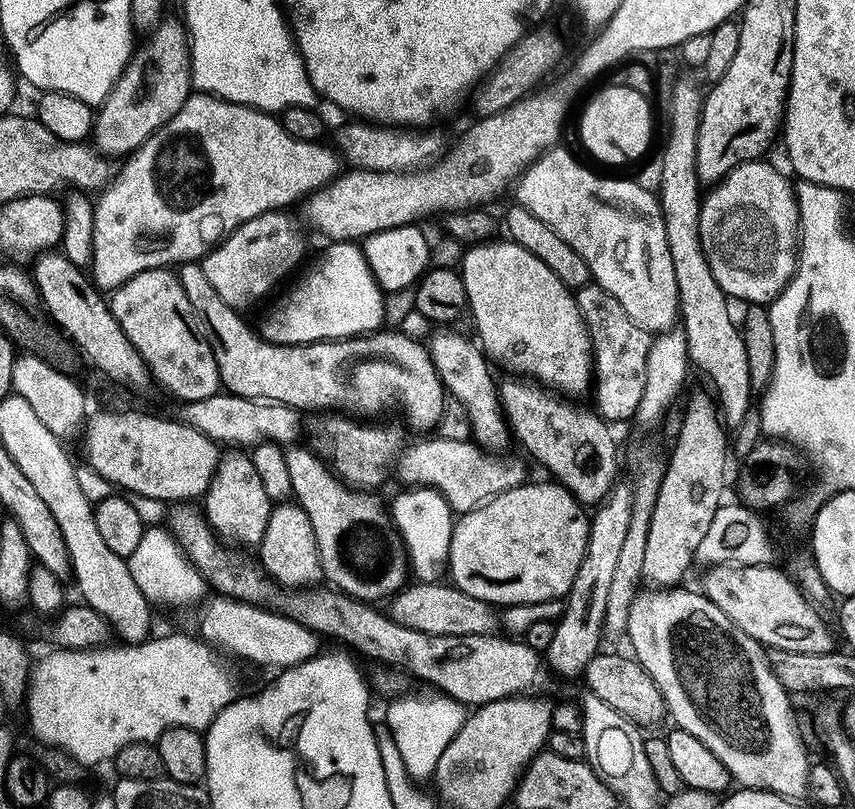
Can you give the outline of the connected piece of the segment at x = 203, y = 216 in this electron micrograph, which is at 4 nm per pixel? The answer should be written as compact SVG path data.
M199 91L195 94L189 94L182 110L178 110L178 114L174 114L157 132L150 134L150 138L146 138L146 142L142 142L142 146L131 153L121 164L124 165L121 166L120 173L117 176L115 173L109 179L106 187L97 195L101 196L95 197L92 209L94 242L92 243L90 279L101 290L121 288L130 278L134 278L139 272L145 272L151 268L168 268L169 266L199 261L207 256L221 240L229 236L235 228L250 222L250 218L261 216L264 212L287 209L289 207L287 204L294 203L296 199L299 201L301 198L307 197L308 193L315 192L323 184L329 184L331 180L336 179L342 168L341 157L327 143L301 140L288 133L280 125L279 119L275 115L261 112L249 105L238 105L234 102L224 101L220 97Z

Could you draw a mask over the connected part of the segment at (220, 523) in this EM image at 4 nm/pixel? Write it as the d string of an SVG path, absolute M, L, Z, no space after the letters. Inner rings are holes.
M244 450L221 451L216 472L212 475L210 486L202 497L204 517L217 537L229 545L259 545L273 507L274 502L266 494L262 478L258 478L258 470L251 455Z

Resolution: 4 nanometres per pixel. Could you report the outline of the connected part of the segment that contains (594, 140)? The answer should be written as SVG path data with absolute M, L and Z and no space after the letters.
M612 82L584 108L580 116L580 140L592 156L604 164L624 164L636 160L652 140L652 108L649 97Z

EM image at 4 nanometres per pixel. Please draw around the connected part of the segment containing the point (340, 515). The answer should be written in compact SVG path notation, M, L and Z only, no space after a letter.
M288 446L284 448L286 470L290 470L290 486L295 503L306 510L306 518L310 518L310 526L314 526L314 542L318 546L320 571L323 579L335 591L351 596L353 600L380 602L405 587L404 575L409 575L410 568L406 563L406 552L390 523L386 504L368 490L357 490L348 487L343 480L334 475L325 461L311 447Z

